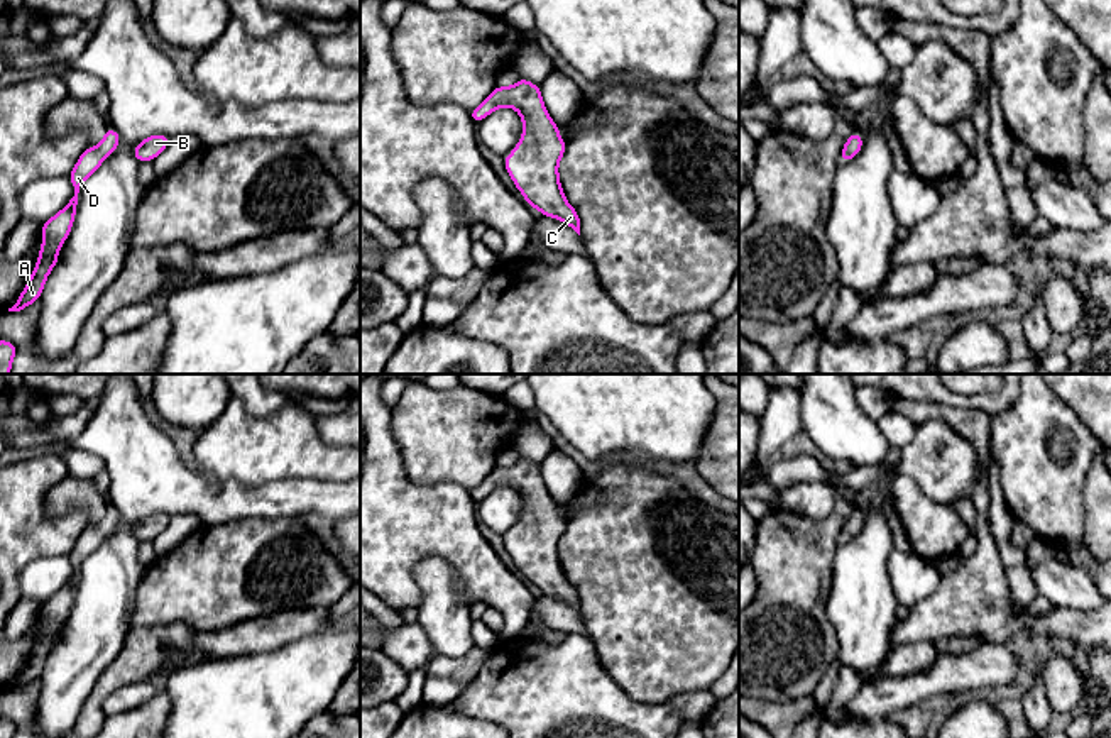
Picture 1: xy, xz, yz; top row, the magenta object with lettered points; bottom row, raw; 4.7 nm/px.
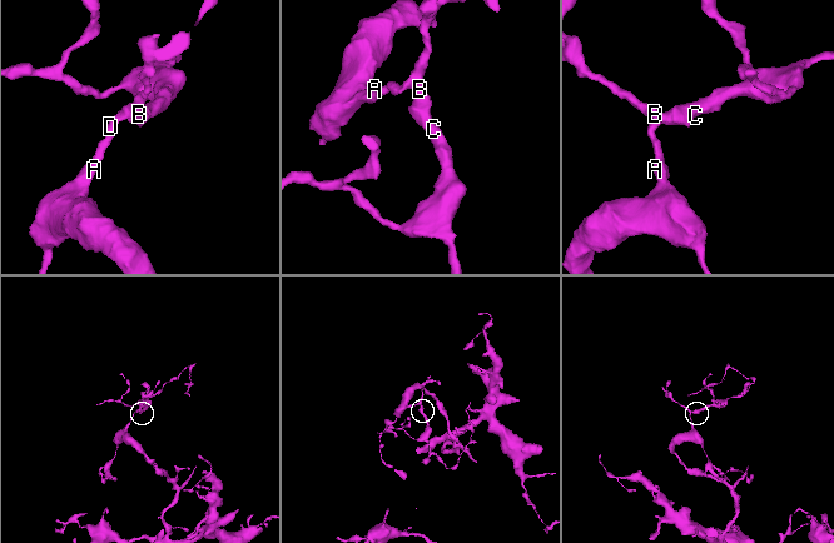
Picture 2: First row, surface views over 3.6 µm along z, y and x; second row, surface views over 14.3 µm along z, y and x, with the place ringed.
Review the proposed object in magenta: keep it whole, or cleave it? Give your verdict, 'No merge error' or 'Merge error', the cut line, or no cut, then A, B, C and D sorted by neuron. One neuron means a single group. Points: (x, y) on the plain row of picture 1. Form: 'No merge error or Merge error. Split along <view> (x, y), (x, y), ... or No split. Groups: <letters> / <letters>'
No merge error. No split. Groups: A B C D

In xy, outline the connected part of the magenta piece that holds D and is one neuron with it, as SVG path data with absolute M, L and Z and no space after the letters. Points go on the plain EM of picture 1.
M108 506L103 520L95 526L86 526L79 535L74 548L68 555L74 567L74 576L61 591L42 603L42 626L39 630L39 640L17 682L8 687L8 691L20 691L41 677L44 662L51 648L57 643L59 626L71 611L81 564L100 547L107 535L115 531L118 523L118 511Z

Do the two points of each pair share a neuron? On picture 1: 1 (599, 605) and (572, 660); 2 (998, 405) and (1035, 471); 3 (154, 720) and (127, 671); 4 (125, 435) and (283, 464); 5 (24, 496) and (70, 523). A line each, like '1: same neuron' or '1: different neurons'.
1: different neurons
2: different neurons
3: different neurons
4: different neurons
5: same neuron

